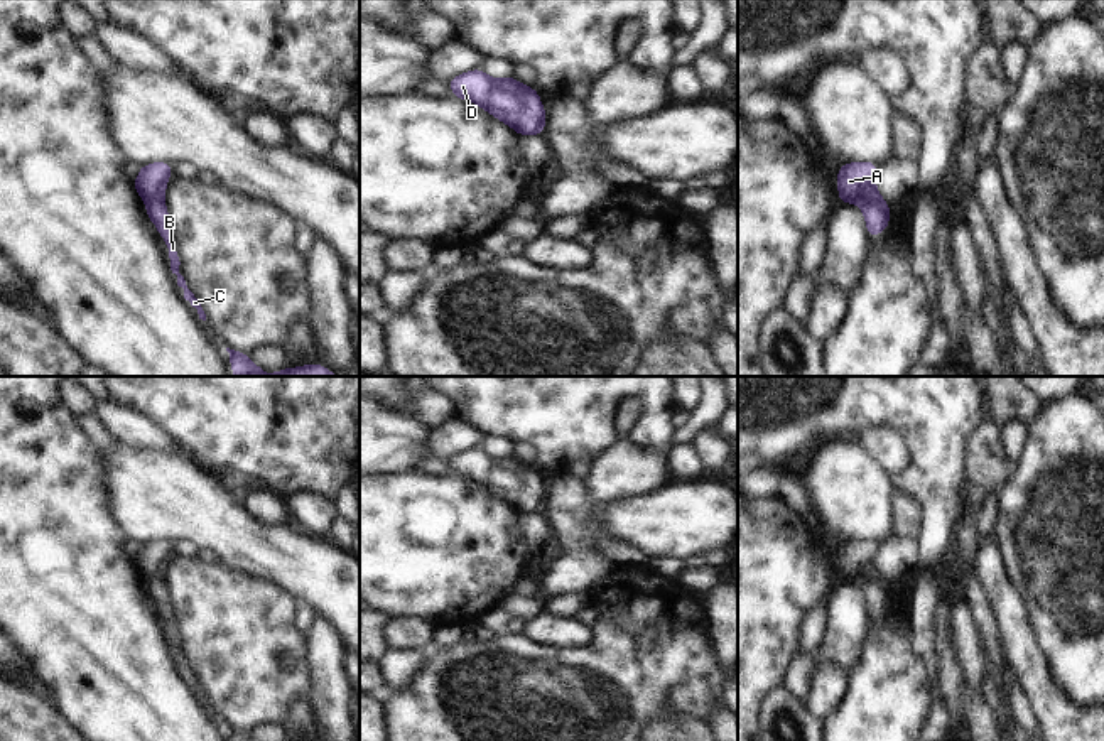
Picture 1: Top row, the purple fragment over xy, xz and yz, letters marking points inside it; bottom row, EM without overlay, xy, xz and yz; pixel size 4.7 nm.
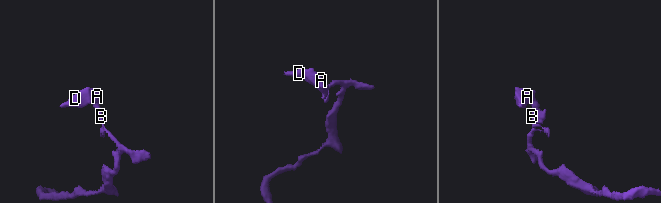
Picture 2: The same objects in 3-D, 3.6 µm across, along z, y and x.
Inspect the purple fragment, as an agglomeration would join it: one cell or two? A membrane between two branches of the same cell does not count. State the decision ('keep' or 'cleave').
cleave

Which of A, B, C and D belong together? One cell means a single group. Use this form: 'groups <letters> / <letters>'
groups A D / B C

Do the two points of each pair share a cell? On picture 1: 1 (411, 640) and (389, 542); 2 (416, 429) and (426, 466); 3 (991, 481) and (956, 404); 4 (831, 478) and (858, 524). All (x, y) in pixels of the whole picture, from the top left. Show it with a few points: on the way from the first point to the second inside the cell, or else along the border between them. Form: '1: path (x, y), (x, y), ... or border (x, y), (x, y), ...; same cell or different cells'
1: border (394, 618), (424, 616), (439, 623); different cells
2: border (431, 454), (416, 470); different cells
3: border (984, 421), (968, 438), (966, 473); different cells
4: path (843, 490), (858, 505), (858, 512); same cell

